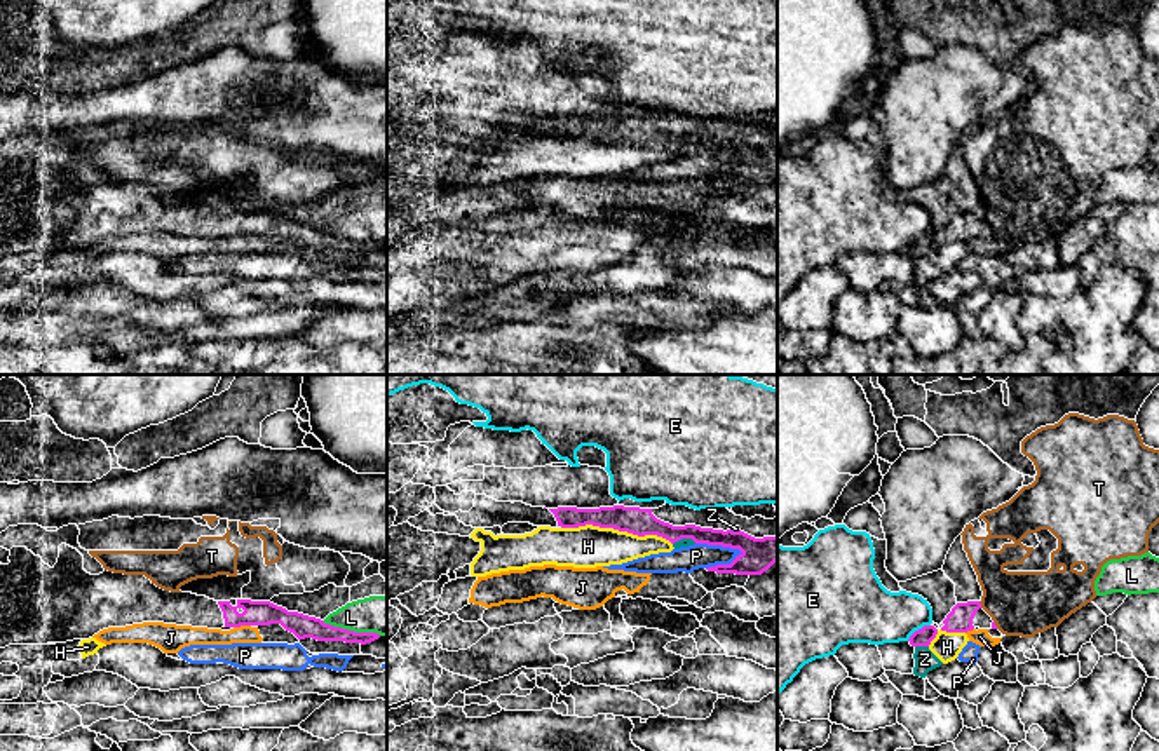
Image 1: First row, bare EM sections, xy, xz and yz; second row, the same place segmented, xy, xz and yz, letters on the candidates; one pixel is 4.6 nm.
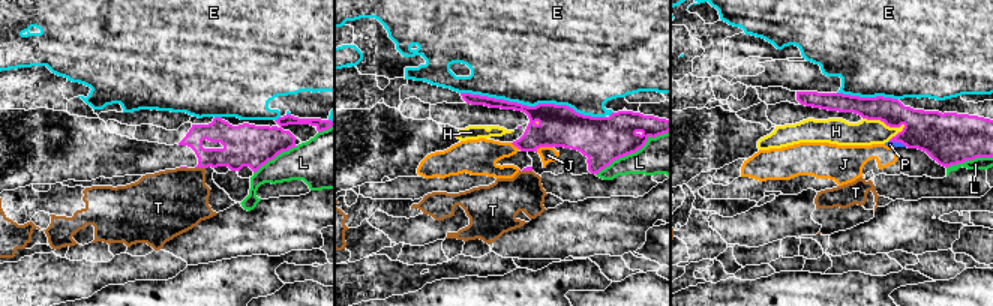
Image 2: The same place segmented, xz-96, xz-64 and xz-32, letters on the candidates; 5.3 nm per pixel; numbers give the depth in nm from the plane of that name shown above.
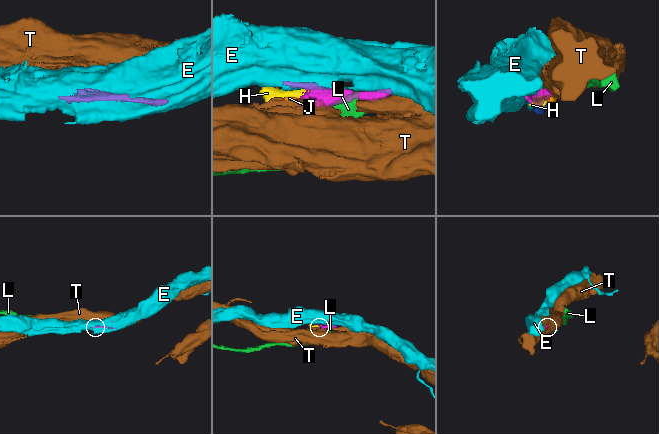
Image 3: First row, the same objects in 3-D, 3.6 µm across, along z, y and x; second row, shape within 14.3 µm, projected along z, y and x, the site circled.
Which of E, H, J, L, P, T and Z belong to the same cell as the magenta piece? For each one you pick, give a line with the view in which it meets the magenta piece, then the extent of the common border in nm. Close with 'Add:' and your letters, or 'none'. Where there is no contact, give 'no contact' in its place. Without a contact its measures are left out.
Add: none

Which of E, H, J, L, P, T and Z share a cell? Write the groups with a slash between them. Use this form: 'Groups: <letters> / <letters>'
Groups: E / H Z / J / L / P / T

